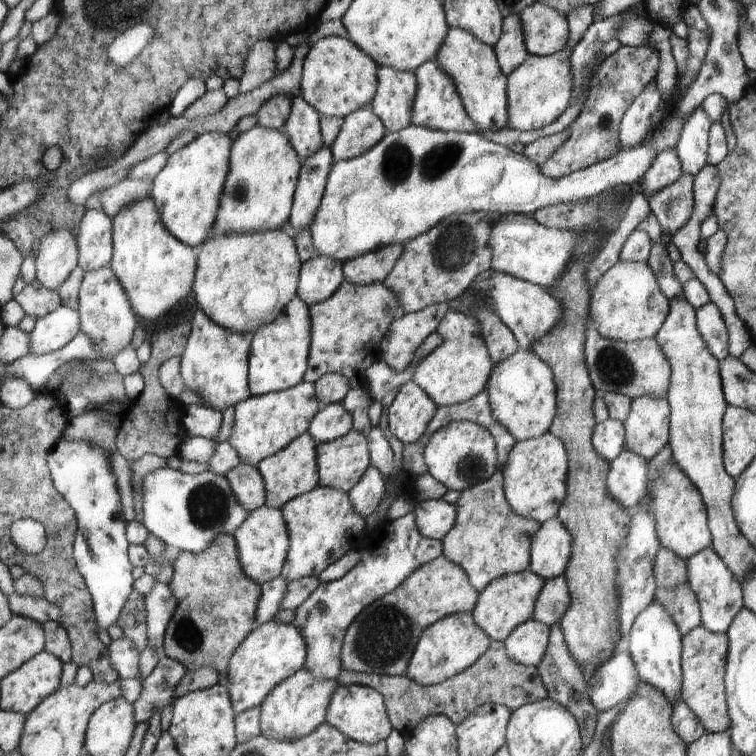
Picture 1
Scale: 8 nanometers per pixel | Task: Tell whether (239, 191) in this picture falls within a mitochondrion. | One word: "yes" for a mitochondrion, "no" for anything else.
yes

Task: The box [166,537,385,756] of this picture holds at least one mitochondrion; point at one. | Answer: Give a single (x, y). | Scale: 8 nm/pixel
(187, 635)

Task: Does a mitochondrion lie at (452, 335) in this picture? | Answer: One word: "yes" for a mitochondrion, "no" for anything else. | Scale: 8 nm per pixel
no

